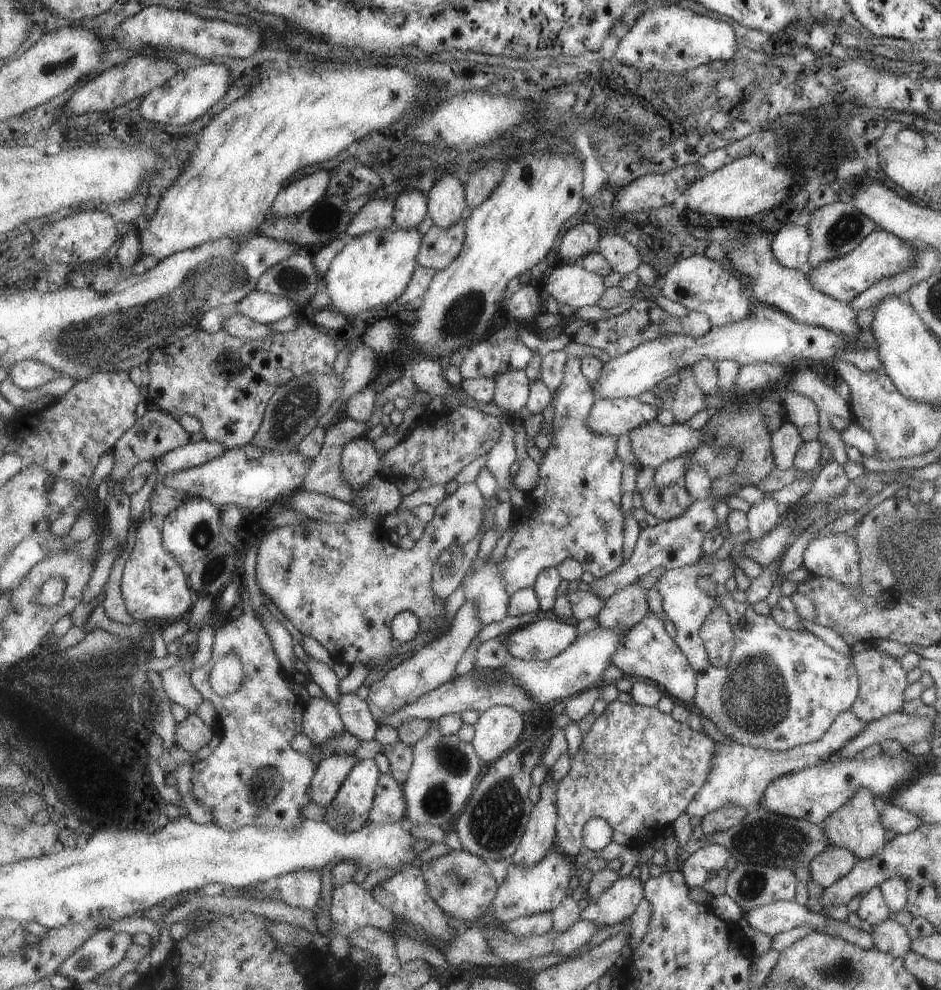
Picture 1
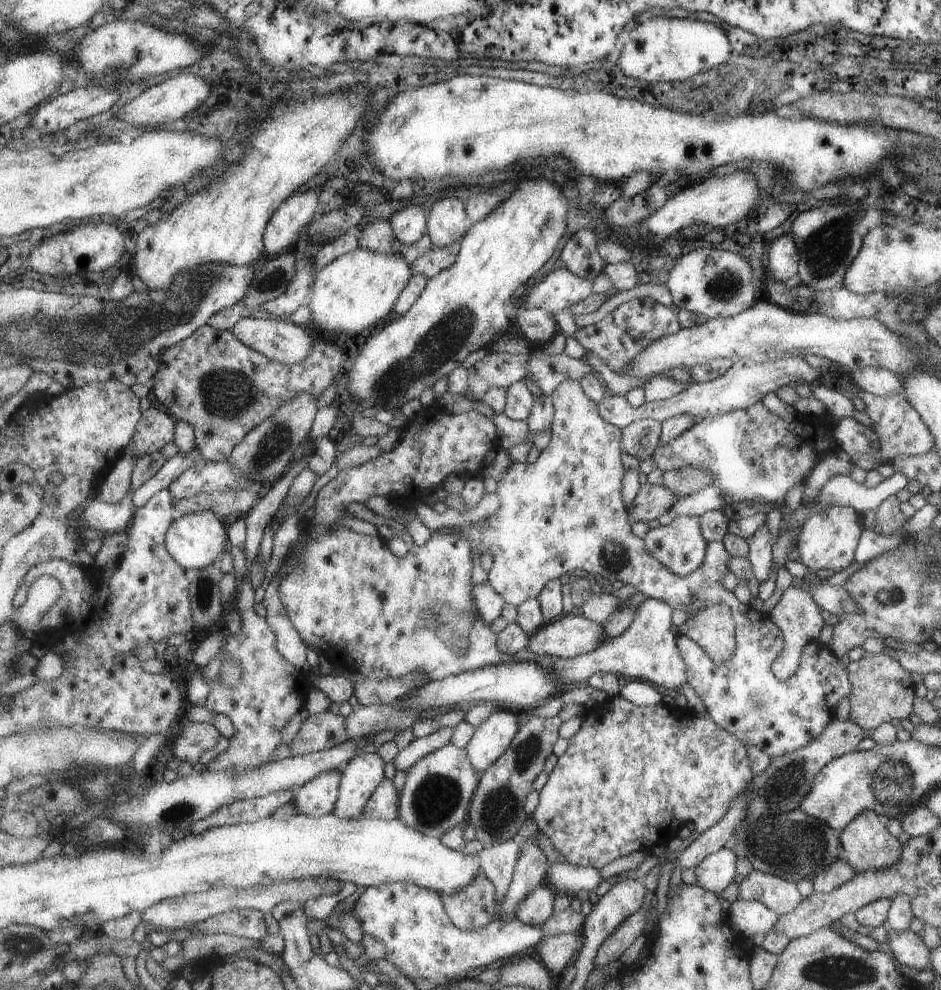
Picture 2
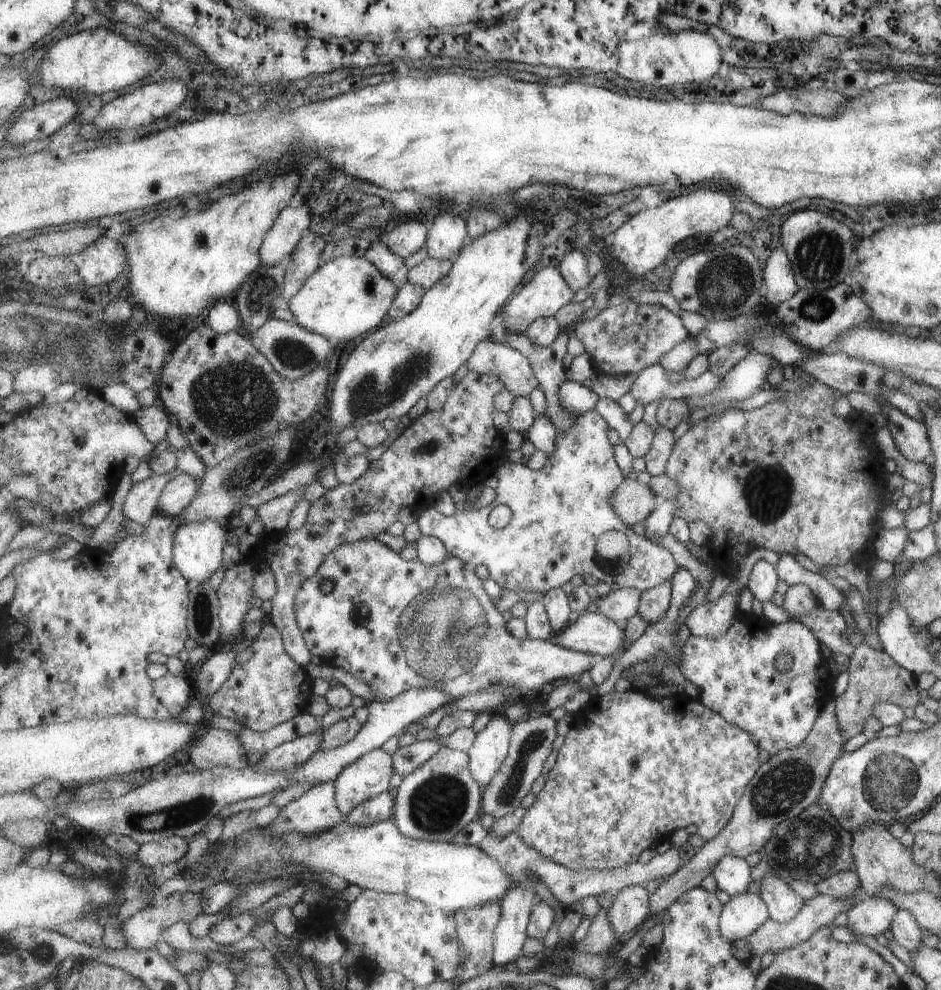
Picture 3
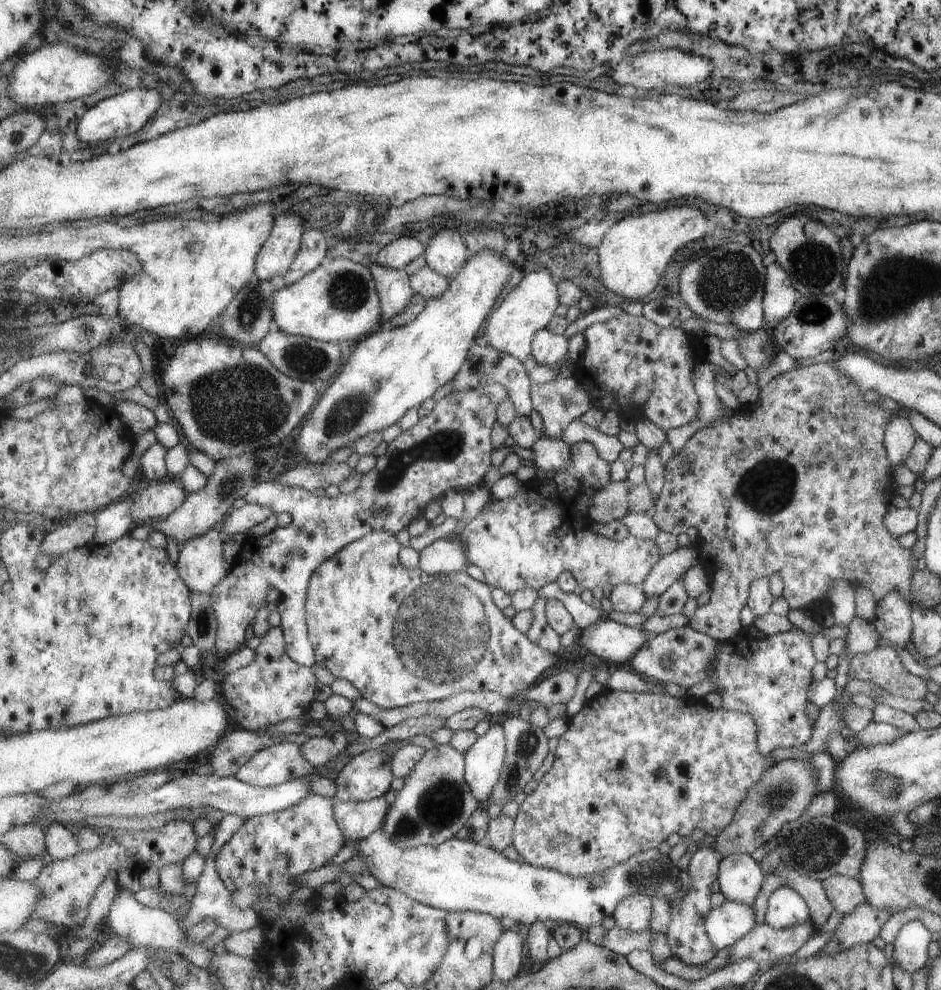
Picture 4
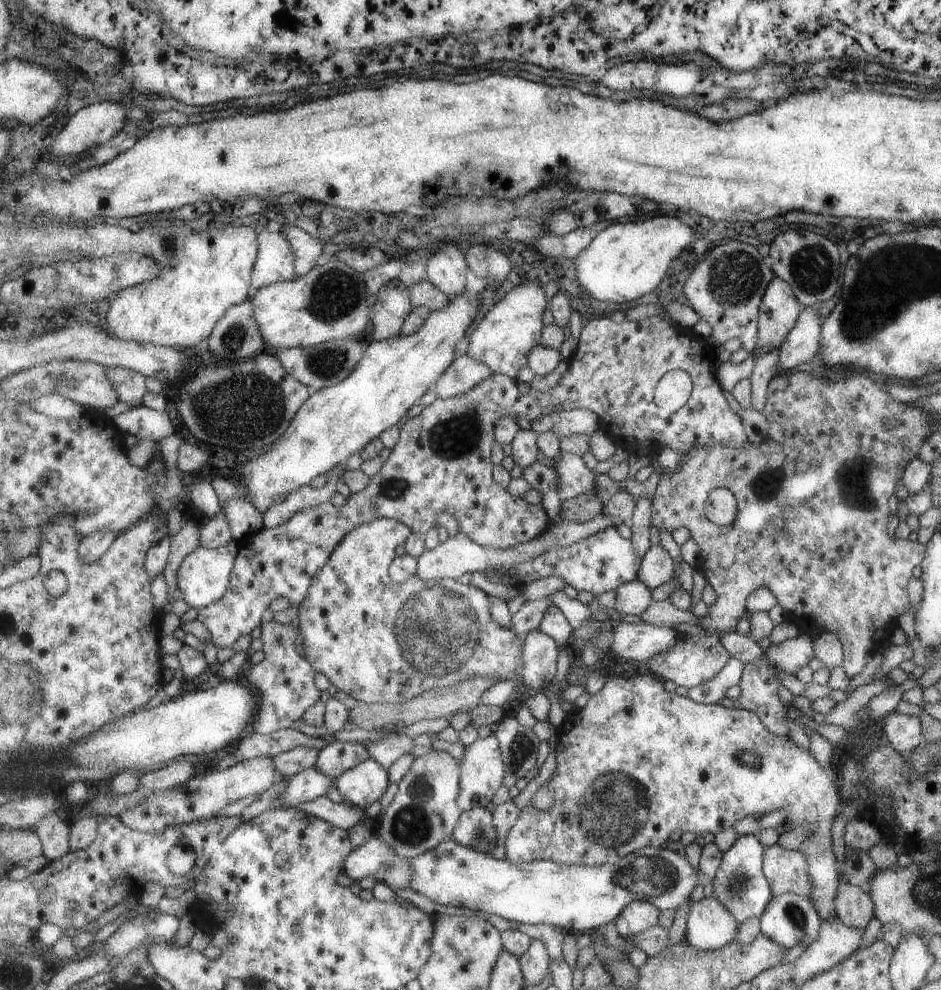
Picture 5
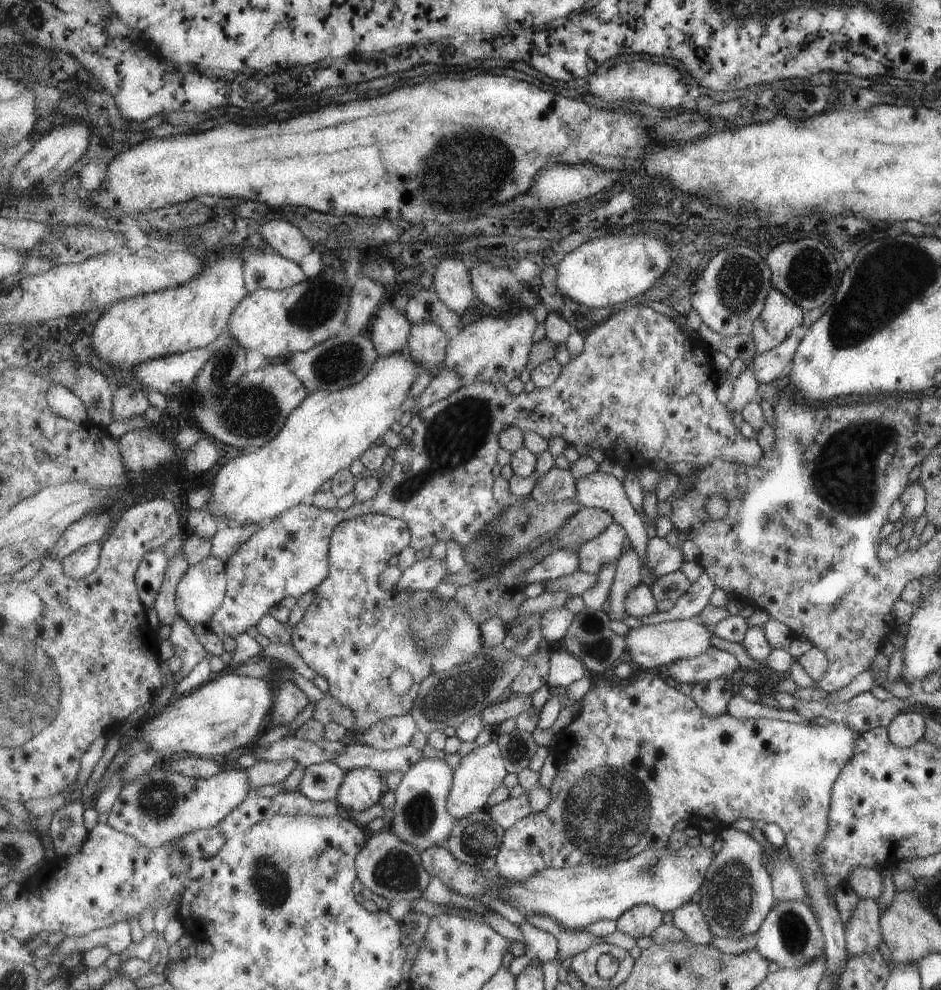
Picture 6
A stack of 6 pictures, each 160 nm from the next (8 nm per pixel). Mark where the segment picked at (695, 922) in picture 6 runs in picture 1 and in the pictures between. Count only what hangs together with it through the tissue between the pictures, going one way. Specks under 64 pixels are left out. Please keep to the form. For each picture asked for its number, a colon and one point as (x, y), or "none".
1: (778, 916)
2: (747, 918)
3: (743, 913)
4: (726, 924)
5: (710, 926)

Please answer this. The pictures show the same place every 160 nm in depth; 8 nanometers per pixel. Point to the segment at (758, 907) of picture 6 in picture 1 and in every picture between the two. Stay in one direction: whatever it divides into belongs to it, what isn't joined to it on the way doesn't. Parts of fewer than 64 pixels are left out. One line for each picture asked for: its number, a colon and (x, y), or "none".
1: (697, 867)
2: (718, 870)
3: (731, 873)
4: (740, 878)
5: (740, 885)

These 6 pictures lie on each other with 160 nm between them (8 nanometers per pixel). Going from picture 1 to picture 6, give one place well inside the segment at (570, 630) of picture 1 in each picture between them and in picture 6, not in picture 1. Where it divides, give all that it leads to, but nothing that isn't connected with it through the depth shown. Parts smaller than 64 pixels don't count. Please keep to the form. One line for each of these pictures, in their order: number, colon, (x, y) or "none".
2: (569, 636)
3: (595, 633)
4: (608, 639)
5: (639, 642)
6: (650, 646)

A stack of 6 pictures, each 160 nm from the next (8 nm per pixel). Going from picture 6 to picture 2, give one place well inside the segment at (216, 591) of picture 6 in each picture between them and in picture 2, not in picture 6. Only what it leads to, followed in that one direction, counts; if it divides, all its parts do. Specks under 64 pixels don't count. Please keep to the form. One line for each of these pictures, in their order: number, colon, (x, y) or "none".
2: (196, 540)
3: (199, 547)
4: (202, 563)
5: (204, 578)

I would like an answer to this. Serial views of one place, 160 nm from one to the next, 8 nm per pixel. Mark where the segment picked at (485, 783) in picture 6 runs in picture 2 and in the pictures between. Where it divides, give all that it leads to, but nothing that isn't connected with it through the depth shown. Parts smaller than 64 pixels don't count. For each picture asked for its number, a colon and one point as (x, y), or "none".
2: (494, 737)
3: (491, 747)
4: (485, 760)
5: (483, 772)

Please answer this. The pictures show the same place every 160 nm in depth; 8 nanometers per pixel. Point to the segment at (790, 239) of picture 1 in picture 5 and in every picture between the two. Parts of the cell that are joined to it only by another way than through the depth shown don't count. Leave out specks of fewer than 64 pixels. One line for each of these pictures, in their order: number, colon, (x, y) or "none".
2: (782, 259)
3: (779, 283)
4: (779, 296)
5: (778, 310)

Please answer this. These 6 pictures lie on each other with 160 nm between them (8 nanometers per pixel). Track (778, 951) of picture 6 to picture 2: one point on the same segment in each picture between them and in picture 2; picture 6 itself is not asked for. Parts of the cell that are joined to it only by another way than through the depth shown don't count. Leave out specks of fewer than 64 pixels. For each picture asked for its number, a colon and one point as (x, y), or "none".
2: (779, 895)
3: (782, 903)
4: (784, 908)
5: (789, 919)

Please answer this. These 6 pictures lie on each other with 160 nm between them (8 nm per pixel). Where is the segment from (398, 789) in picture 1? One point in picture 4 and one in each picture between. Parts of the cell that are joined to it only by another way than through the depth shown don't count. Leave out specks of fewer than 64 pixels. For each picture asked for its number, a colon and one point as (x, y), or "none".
2: (384, 804)
3: (380, 808)
4: (358, 819)

